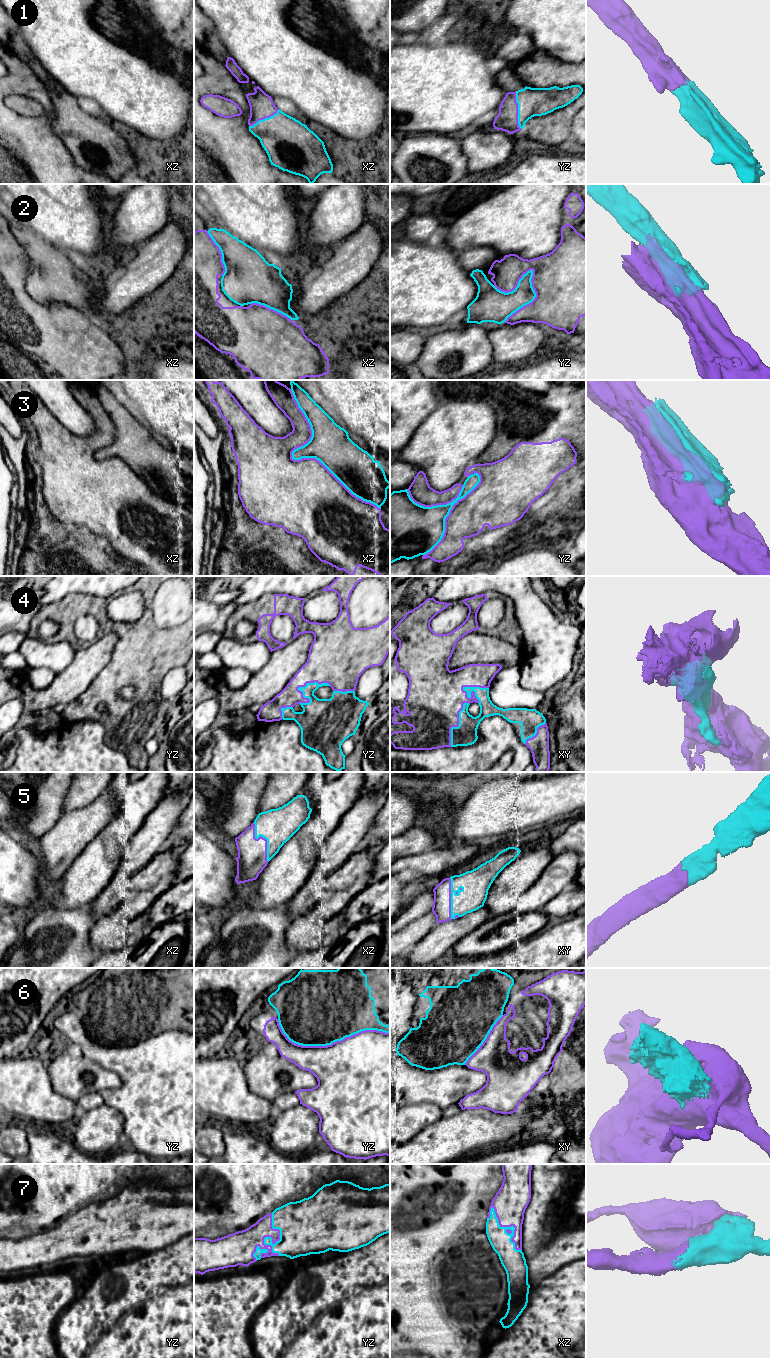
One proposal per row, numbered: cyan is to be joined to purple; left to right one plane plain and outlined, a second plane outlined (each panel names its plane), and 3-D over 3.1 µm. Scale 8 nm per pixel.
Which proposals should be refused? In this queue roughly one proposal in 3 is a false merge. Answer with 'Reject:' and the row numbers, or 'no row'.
Reject: 2, 3, 6

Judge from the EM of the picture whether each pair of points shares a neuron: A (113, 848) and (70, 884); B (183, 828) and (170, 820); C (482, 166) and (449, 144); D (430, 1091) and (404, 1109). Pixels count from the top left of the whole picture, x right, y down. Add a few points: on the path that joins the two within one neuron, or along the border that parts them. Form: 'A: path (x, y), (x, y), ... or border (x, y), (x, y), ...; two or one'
A: path (102, 859), (81, 880); one
B: border (183, 811), (178, 824), (166, 839), (164, 845); two
C: border (458, 137), (469, 171); two
D: border (403, 1101), (407, 1103), (433, 1103), (435, 1105); two

